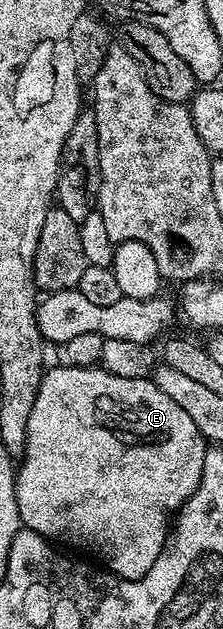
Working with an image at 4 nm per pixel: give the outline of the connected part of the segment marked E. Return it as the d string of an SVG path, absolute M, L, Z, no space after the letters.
M52 366L45 371L42 386L38 388L38 398L34 400L34 410L30 410L30 422L26 428L26 446L24 454L16 470L16 497L18 498L18 514L20 523L25 528L34 530L38 534L48 537L53 542L59 540L77 540L90 548L96 544L96 552L105 569L113 576L122 580L137 580L158 562L158 554L162 554L164 544L168 541L170 525L180 511L181 506L198 490L198 482L202 478L202 462L206 451L204 436L194 426L190 414L178 406L162 390L158 390L155 379L152 378L118 378L118 374L110 374L104 368L64 368Z

